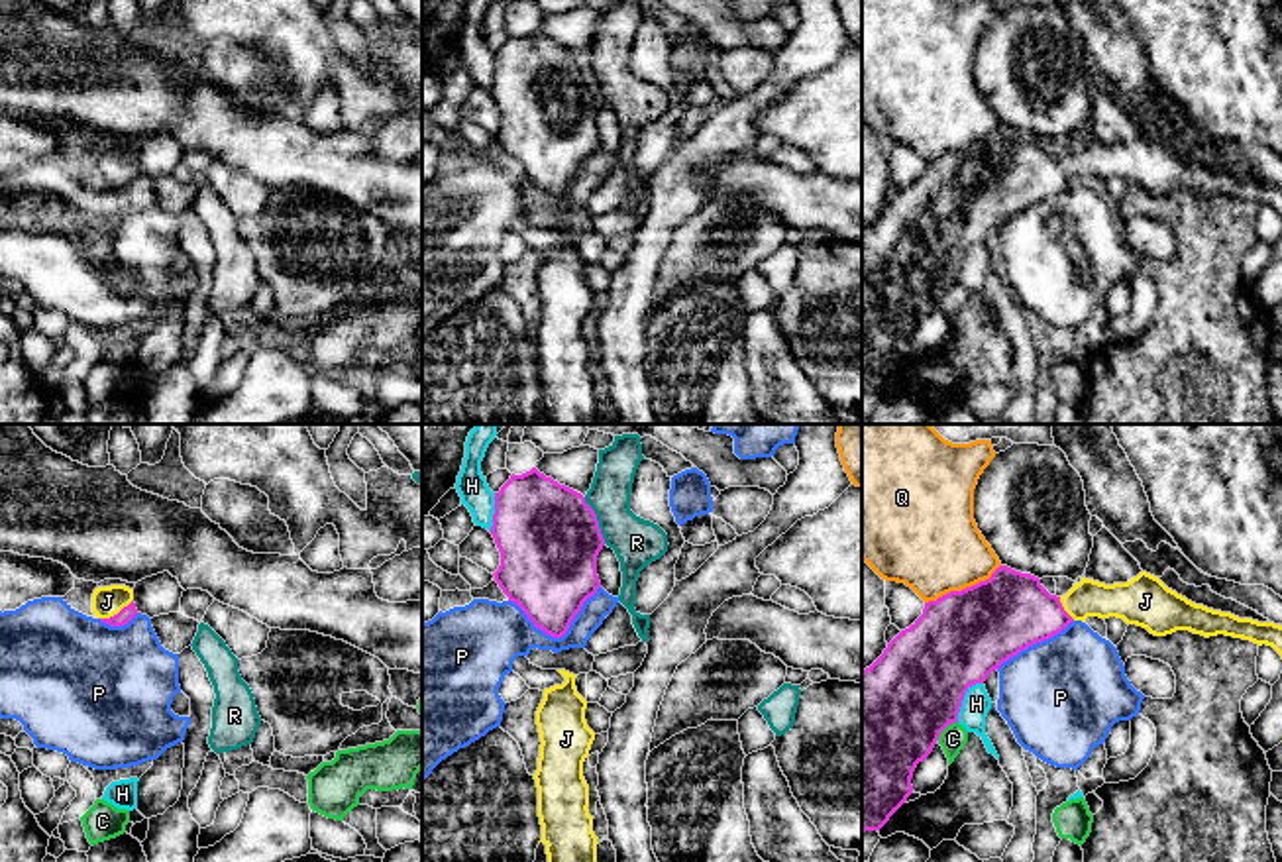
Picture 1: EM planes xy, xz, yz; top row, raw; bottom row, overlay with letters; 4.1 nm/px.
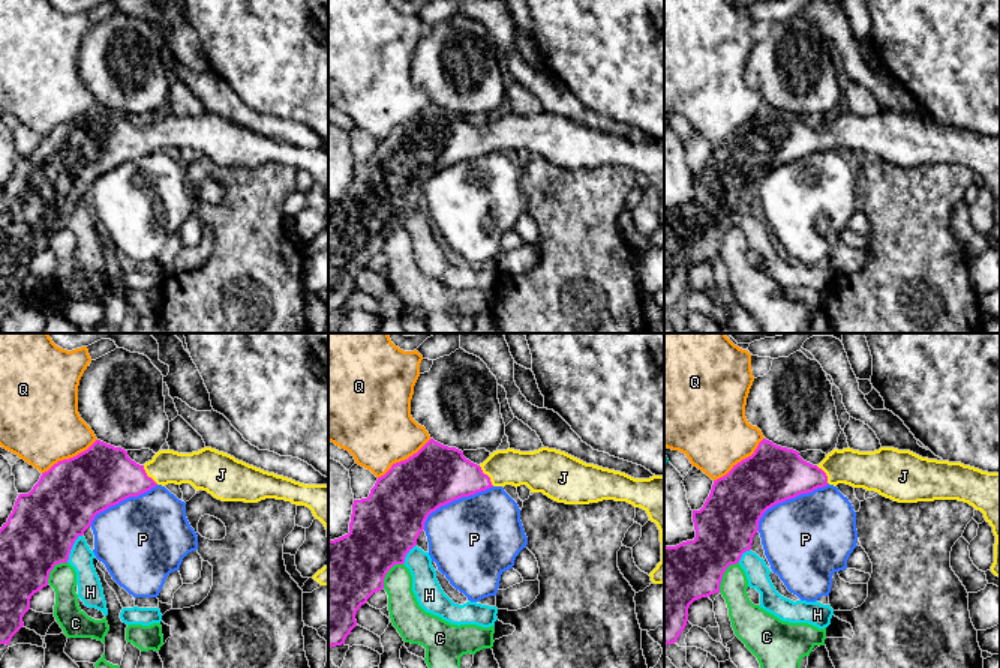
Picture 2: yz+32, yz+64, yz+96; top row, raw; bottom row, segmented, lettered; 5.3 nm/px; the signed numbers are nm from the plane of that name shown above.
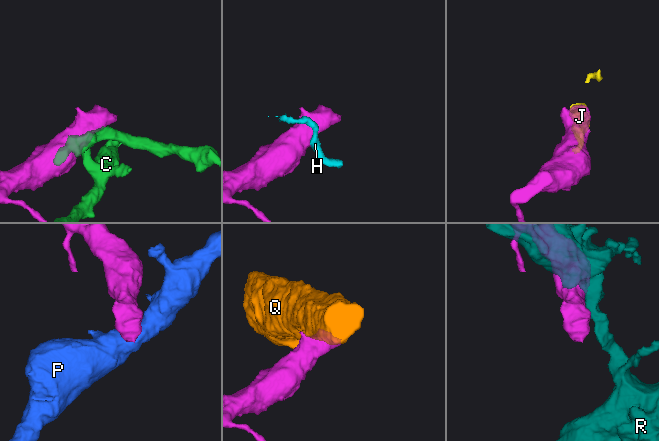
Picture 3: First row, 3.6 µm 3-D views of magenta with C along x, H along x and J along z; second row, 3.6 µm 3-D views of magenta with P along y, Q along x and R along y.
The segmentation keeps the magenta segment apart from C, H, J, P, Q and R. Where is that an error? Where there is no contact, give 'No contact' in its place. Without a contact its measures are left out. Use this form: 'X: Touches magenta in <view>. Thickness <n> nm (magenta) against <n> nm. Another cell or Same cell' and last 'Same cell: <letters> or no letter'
C: Touches magenta in yz. Thickness 440 nm (magenta) against 110 nm. Another cell
H: Touches magenta in yz. Thickness 400 nm (magenta) against 120 nm. Another cell
J: Touches magenta in xy. Thickness 60 nm (magenta) against 130 nm. Same cell
P: Touches magenta in xz. Thickness 340 nm (magenta) against 260 nm. Another cell
Q: Touches magenta in yz. Thickness 380 nm (magenta) against 400 nm. Another cell
R: Touches magenta in xz. Thickness 420 nm (magenta) against 200 nm. Another cell
Same cell: J

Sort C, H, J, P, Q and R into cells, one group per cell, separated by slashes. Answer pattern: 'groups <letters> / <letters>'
groups C / H / J / P / Q / R

